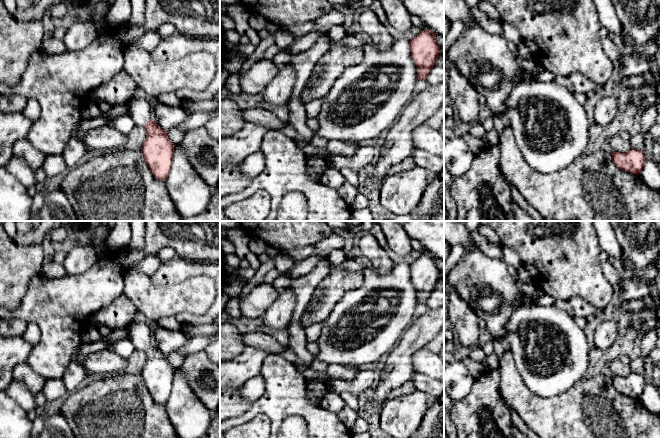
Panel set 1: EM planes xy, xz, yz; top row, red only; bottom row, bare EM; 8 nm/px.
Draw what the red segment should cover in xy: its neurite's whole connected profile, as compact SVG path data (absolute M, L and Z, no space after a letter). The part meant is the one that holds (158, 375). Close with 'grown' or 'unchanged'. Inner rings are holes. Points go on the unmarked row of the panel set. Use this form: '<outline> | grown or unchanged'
M132 321L127 325L128 337L136 349L146 353L147 361L141 377L154 401L166 405L171 394L175 369L153 343L152 332L145 323Z | grown

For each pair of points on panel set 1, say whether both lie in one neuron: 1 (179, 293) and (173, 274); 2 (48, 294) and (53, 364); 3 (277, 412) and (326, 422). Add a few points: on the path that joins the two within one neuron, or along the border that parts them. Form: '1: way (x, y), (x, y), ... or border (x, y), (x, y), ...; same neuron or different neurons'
1: border (198, 276), (171, 285), (153, 283); different neurons
2: way (53, 311), (53, 347); same neuron
3: way (289, 409), (306, 409), (314, 415); same neuron

